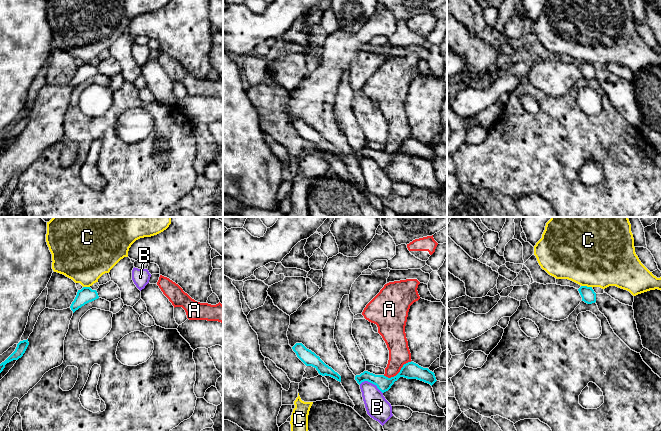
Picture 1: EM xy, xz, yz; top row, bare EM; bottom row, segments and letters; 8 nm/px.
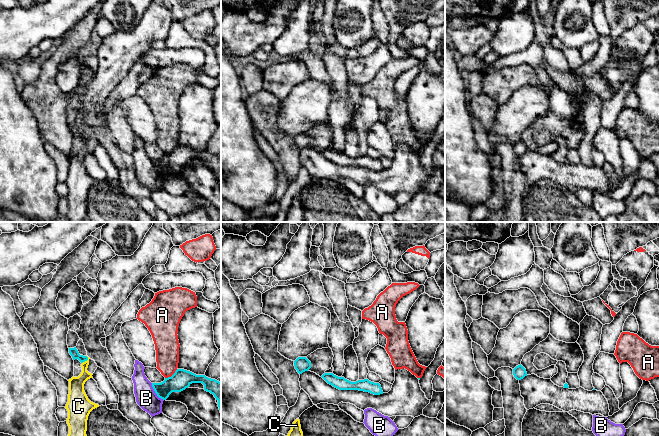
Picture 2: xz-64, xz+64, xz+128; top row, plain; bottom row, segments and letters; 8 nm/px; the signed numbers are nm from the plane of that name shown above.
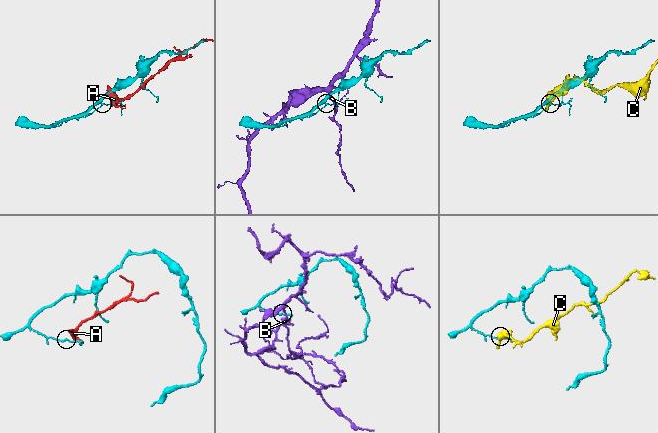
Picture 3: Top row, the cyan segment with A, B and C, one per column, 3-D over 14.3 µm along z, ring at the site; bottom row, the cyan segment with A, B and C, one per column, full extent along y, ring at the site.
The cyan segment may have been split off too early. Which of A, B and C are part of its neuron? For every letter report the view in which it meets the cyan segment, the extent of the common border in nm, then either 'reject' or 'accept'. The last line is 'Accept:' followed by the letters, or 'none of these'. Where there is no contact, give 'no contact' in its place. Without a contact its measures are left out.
A: xz | 260 nm | reject
B: xz | 200 nm | reject
C: yz | 100 nm | reject
Accept: none of these

